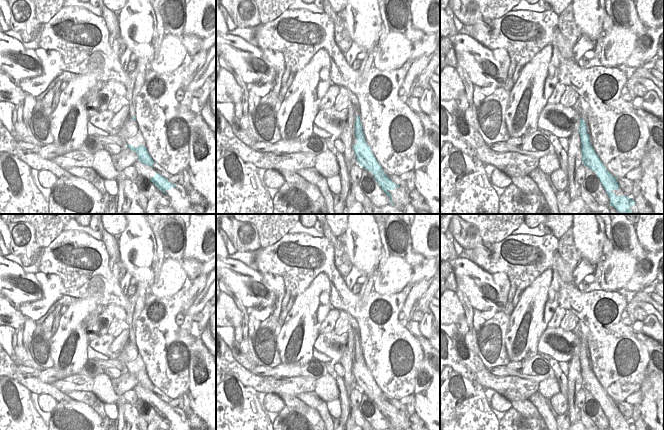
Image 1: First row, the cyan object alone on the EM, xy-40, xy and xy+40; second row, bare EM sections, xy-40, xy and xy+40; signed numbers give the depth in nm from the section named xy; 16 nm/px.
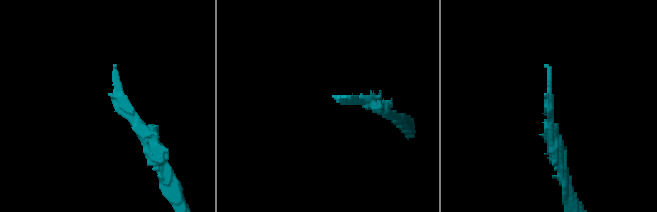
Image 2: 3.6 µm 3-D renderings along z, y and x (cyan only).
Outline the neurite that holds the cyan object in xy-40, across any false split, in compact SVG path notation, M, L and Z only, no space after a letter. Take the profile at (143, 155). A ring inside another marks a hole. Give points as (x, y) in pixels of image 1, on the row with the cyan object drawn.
M127 145L127 148L130 150L133 150L138 155L138 160L141 161L143 164L150 166L153 168L153 159L149 155L147 148L143 145L139 145L138 147L133 147L132 145Z

